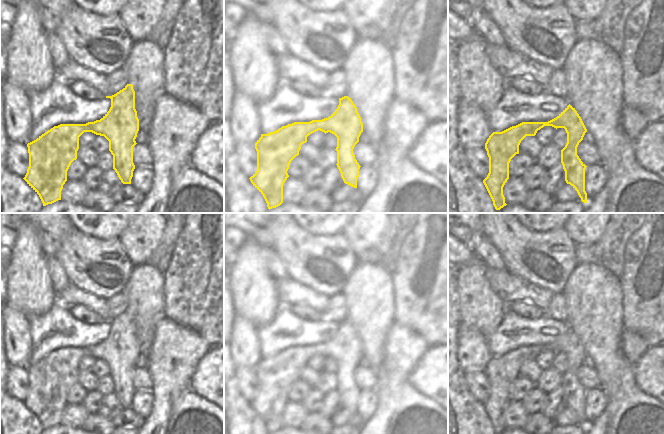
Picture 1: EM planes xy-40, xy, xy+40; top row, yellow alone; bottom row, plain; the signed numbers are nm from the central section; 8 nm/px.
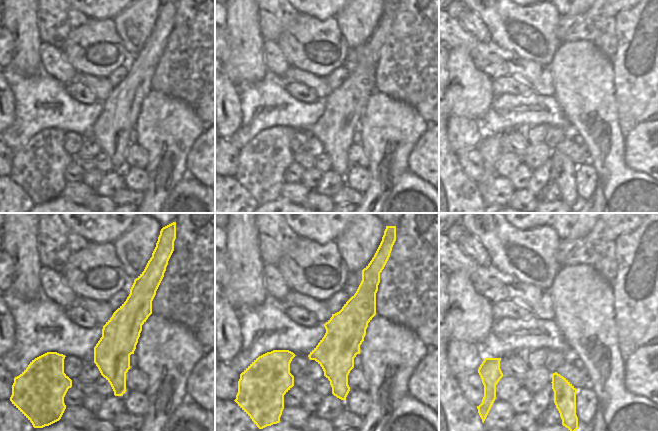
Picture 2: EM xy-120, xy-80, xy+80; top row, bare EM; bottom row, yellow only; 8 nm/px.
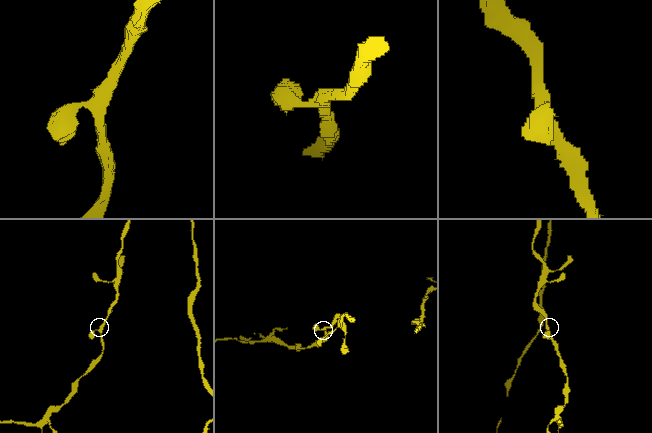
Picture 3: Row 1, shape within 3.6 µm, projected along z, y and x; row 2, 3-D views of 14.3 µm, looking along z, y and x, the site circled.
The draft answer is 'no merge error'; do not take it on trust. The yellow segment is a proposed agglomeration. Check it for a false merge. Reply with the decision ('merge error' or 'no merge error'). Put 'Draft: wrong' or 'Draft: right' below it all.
no merge error
Draft: right

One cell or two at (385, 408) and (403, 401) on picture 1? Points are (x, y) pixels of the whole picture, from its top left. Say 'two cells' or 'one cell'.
two cells

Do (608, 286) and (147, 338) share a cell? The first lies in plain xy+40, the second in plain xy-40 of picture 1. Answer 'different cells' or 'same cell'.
same cell

